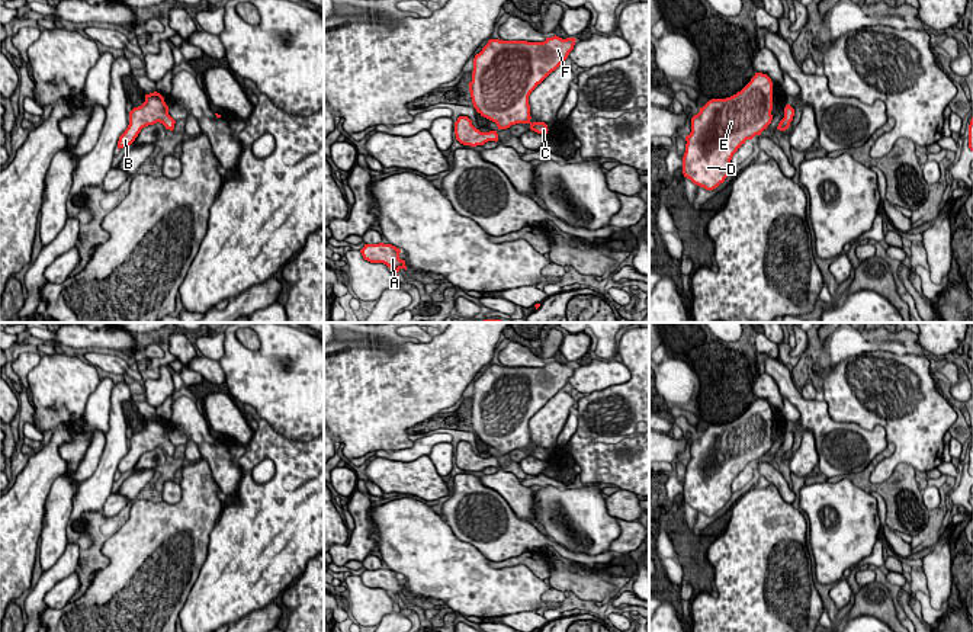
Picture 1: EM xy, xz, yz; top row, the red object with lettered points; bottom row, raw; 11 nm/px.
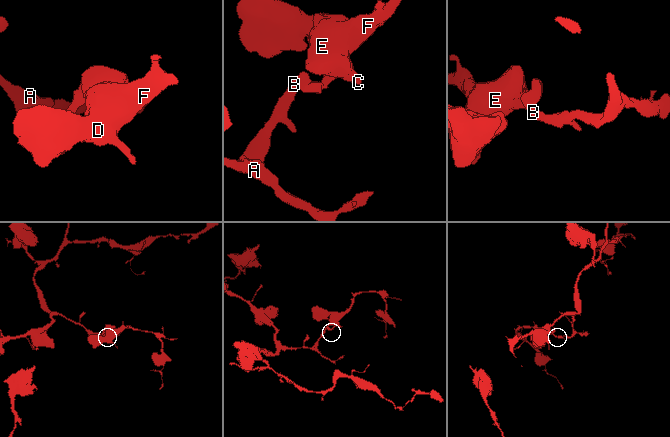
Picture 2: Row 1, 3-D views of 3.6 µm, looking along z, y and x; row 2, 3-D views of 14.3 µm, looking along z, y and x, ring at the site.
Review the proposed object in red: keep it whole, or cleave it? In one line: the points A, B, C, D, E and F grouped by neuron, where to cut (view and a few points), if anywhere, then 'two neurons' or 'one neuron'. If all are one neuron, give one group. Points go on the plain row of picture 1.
A B C D E F; no cut; one neuron

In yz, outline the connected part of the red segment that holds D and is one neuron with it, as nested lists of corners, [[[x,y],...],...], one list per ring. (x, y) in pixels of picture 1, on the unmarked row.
[[[755,398],[736,420],[712,424],[691,443],[683,500],[706,516],[716,514],[732,495],[732,482],[773,446],[773,407]]]

